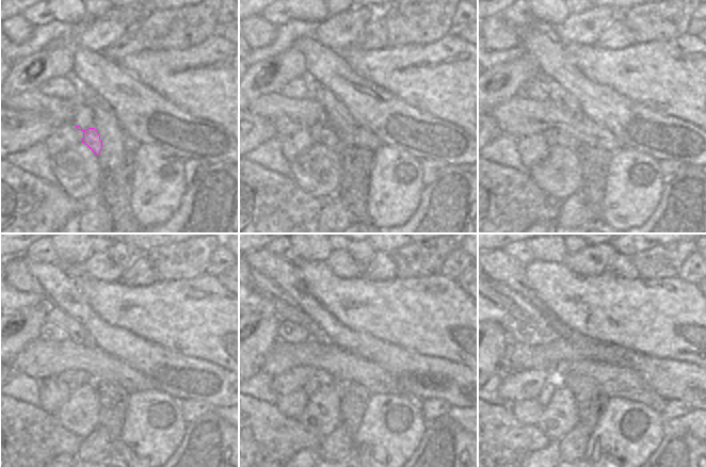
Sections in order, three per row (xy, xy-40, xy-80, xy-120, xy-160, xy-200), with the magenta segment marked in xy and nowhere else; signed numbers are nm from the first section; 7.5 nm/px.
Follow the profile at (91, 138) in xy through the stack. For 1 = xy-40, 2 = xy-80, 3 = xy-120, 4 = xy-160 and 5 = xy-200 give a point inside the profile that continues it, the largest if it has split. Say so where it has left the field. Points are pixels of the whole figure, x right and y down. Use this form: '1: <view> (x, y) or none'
1: xy-40 (322, 133)
2: xy-80 (554, 137)
3: xy-120 (80, 376)
4: xy-160 (295, 379)
5: xy-200 (520, 385)

